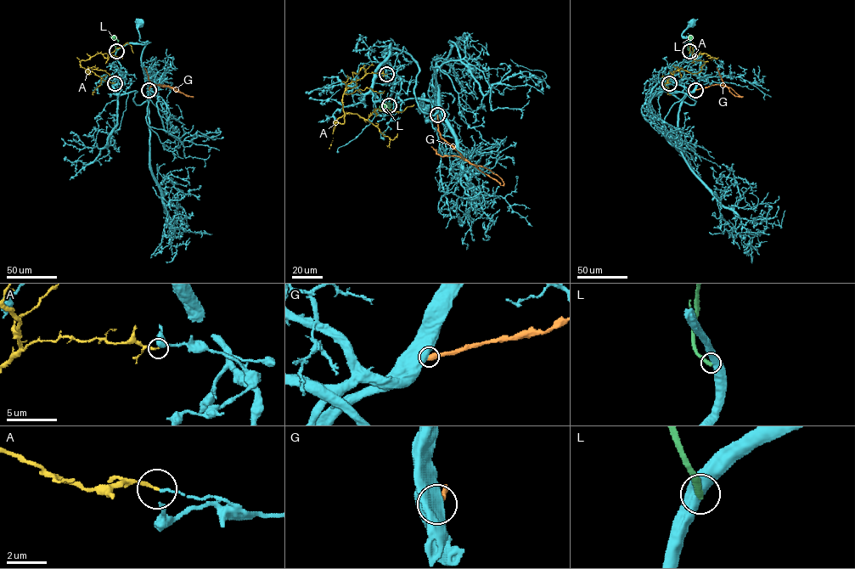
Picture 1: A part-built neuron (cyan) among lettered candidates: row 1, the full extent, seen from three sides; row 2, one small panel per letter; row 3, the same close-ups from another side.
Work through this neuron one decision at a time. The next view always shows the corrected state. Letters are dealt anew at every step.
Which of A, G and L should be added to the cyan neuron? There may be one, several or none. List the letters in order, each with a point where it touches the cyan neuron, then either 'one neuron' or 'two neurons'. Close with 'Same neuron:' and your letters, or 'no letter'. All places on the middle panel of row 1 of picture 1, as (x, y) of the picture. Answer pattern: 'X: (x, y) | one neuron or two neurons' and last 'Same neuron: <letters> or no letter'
A: (386, 74) | two neurons
G: (437, 115) | two neurons
L: (389, 105) | two neurons
Same neuron: no letter

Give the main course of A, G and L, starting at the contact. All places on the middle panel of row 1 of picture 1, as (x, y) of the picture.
A: (386, 74), (347, 85), (344, 122), (334, 128), (346, 114), (367, 119), (377, 109), (402, 112), (413, 104)
G: (437, 115), (441, 138), (464, 160), (457, 155), (441, 156), (431, 146)
L: (389, 105), (387, 103), (391, 105), (389, 108), (379, 106)

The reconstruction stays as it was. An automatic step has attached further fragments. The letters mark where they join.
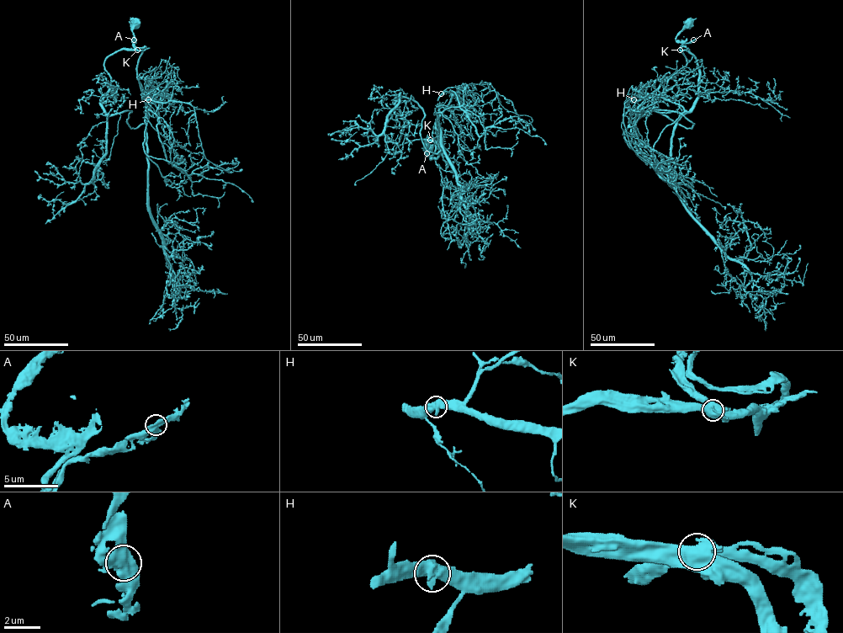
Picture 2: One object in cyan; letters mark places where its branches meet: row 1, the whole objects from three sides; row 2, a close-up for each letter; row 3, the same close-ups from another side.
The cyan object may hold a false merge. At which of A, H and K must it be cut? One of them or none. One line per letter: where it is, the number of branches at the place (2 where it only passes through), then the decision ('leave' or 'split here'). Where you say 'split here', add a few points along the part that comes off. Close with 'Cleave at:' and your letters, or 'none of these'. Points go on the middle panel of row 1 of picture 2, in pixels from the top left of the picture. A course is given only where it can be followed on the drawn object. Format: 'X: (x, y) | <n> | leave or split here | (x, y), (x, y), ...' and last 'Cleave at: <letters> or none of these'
A: (426, 153) | 3 | leave
H: (441, 93) | 2 | leave
K: (430, 140) | 5 | split here | (430, 140), (426, 142), (426, 156)
Cleave at: K

